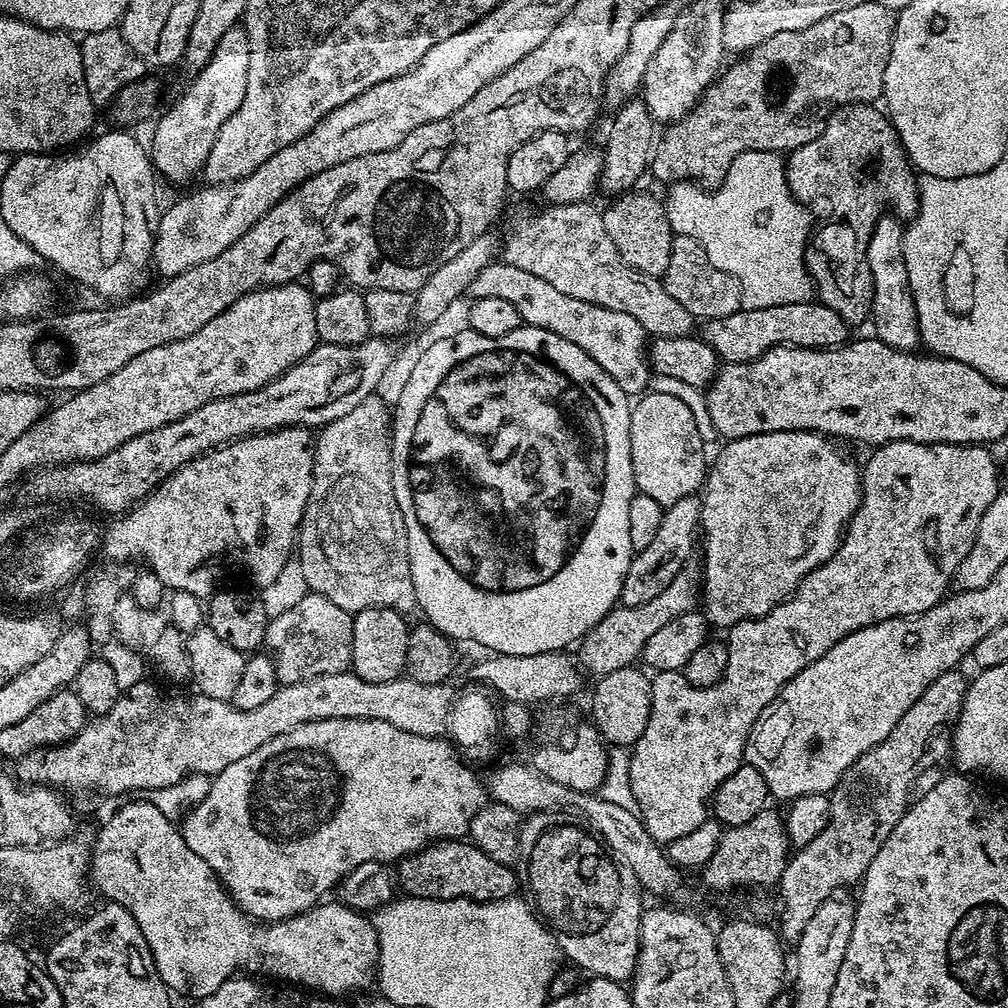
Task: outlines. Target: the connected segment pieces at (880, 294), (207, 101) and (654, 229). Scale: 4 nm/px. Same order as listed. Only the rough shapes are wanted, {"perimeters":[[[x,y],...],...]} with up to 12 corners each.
{"perimeters":[[[881,216],[868,242],[870,325],[903,352],[921,347],[906,274],[905,225]],[[226,30],[152,132],[153,169],[201,175],[246,98],[250,46]],[[633,190],[602,215],[636,272],[663,277],[674,235],[663,203]]]}

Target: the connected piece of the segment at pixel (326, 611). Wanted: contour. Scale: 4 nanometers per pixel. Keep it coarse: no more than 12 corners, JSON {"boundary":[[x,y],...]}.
{"boundary":[[309,591],[271,617],[281,685],[349,671],[353,613]]}

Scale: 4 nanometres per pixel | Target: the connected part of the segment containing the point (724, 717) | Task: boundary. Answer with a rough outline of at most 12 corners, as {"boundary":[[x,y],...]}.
{"boundary":[[895,440],[836,552],[727,629],[713,688],[651,677],[630,786],[667,846],[842,638],[944,599],[1002,488],[987,447]]}

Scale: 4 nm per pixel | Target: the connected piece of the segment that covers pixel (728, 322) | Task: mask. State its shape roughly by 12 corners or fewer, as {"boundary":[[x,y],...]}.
{"boundary":[[816,298],[705,320],[724,364],[780,344],[839,348],[848,321]]}

